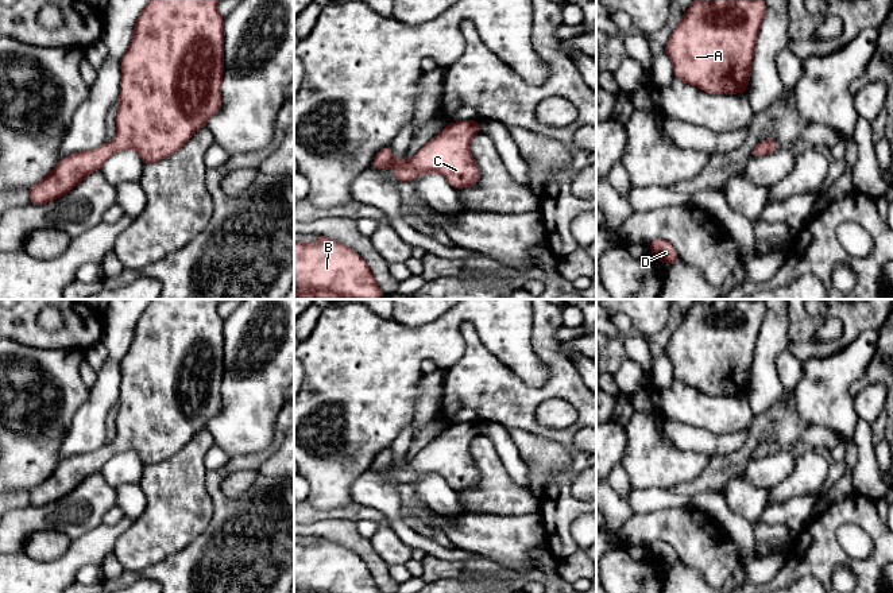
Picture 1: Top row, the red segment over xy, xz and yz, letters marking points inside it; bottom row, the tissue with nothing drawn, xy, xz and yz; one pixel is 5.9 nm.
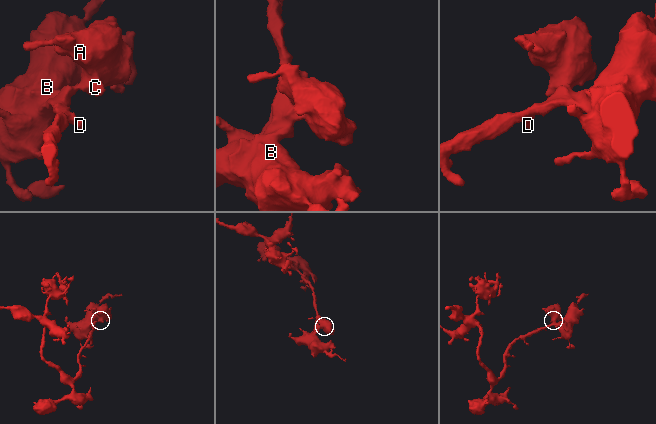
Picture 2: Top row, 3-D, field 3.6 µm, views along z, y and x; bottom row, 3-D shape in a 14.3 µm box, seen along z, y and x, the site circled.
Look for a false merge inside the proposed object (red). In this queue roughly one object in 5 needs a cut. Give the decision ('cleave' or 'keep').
keep

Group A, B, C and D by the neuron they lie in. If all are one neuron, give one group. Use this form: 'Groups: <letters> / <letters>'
Groups: A B C D

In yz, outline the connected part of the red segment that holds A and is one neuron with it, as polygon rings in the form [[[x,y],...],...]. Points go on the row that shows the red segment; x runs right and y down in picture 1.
[[[693,0],[665,44],[673,75],[712,94],[745,93],[765,11],[764,0]]]

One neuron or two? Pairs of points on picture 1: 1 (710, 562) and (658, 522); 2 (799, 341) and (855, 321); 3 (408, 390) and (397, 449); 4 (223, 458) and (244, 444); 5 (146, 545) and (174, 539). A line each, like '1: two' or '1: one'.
1: one
2: one
3: two
4: two
5: one

